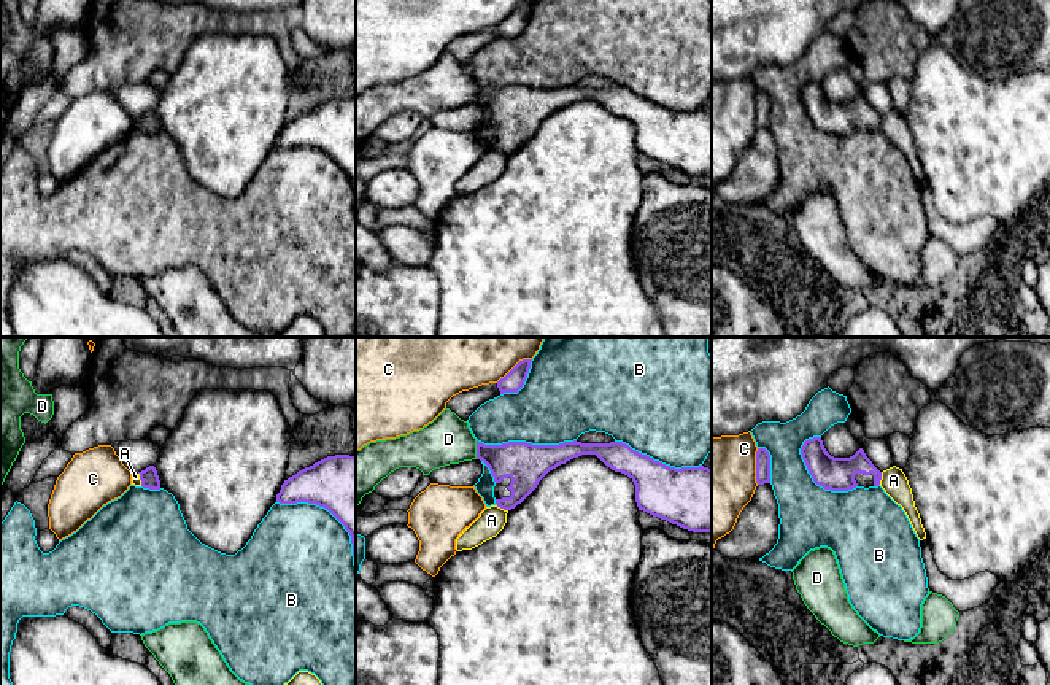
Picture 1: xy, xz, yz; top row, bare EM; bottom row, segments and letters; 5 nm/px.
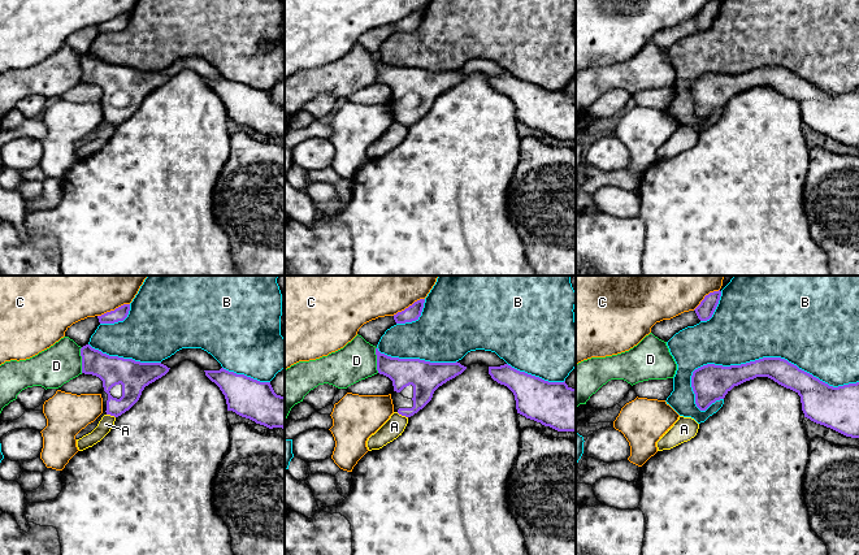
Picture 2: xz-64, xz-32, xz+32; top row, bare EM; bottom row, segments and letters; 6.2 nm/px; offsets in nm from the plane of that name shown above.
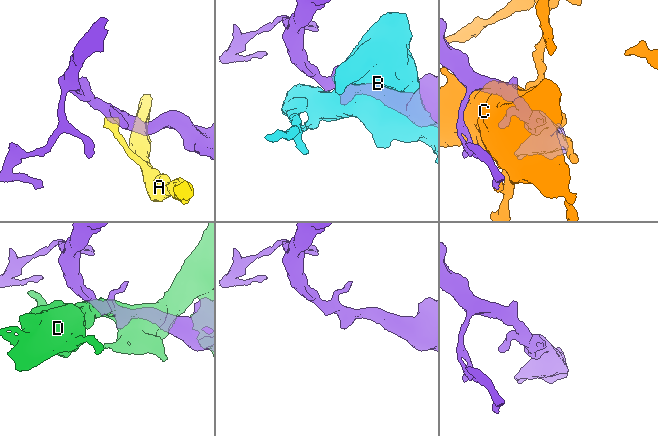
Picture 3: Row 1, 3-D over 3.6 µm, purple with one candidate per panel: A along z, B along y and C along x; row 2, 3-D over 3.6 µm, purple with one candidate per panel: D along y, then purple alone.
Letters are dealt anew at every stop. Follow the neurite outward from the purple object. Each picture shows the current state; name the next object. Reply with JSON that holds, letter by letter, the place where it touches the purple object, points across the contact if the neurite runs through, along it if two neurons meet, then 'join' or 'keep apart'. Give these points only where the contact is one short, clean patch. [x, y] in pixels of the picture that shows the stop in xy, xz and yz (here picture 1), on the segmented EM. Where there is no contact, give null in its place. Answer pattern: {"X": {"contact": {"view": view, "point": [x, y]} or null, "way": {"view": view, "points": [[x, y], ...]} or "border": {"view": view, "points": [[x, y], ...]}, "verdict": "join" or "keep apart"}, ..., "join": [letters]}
{"A": {"contact": {"view": "yz", "point": [880, 479]}, "border": {"view": "yz", "points": [[882, 472], [879, 483]]}, "verdict": "keep apart"}, "B": {"contact": {"view": "xy", "point": [331, 512]}, "verdict": "keep apart"}, "C": {"contact": {"view": "yz", "point": [756, 466]}, "verdict": "keep apart"}, "D": {"contact": {"view": "xz", "point": [477, 450]}, "verdict": "keep apart"}, "join": []}

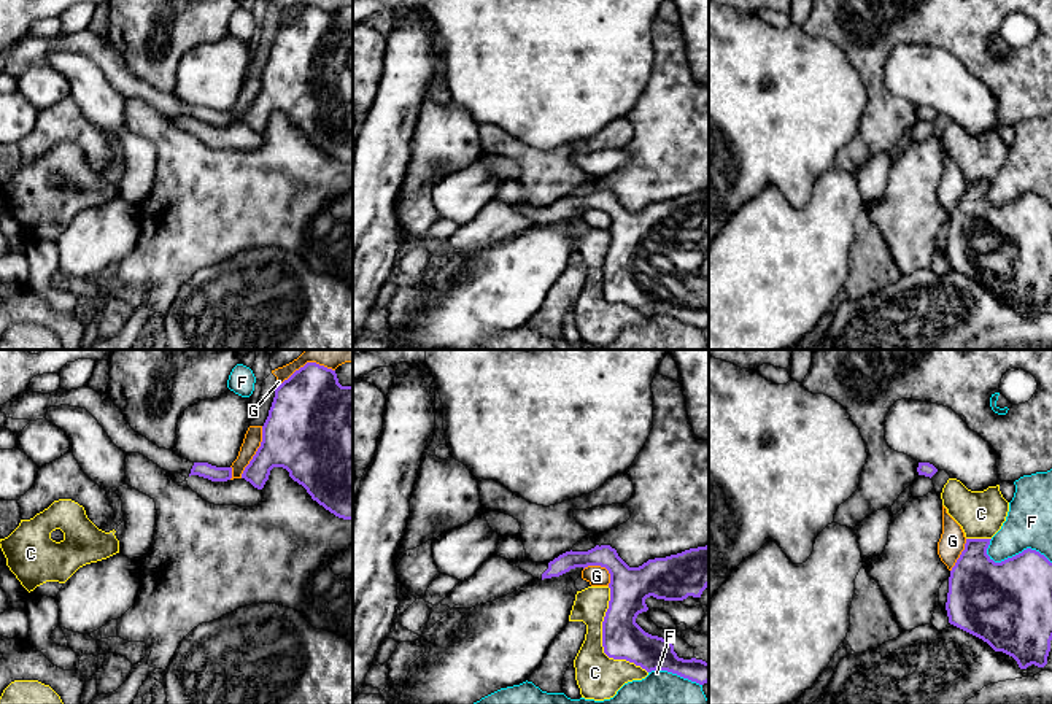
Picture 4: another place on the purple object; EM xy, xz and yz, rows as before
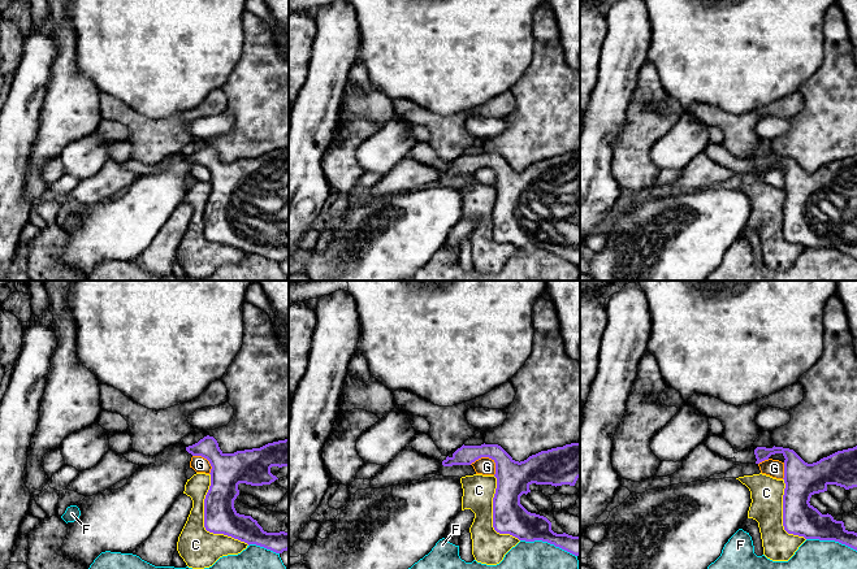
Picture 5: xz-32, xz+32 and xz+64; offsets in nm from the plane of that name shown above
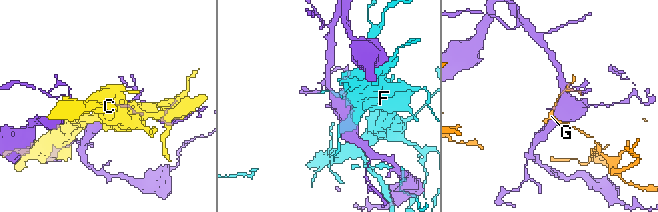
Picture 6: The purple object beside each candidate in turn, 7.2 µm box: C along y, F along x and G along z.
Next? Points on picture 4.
{"C": {"contact": {"view": "xz", "point": [603, 641]}, "verdict": "keep apart"}, "F": {"contact": {"view": "yz", "point": [1017, 555]}, "verdict": "keep apart"}, "G": {"contact": {"view": "xy", "point": [256, 452]}, "verdict": "keep apart"}, "join": []}

